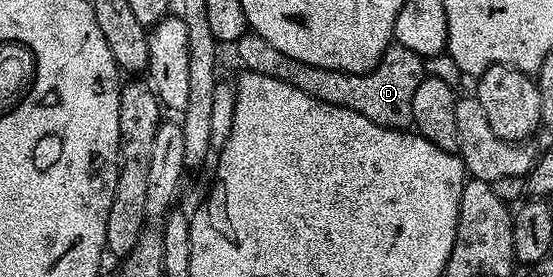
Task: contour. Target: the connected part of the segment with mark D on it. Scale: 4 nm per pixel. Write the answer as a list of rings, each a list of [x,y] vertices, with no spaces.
[[[251,30],[245,32],[241,40],[236,41],[234,51],[240,59],[241,69],[266,74],[266,78],[278,78],[278,82],[286,82],[286,86],[294,86],[294,90],[310,94],[310,98],[354,110],[362,118],[370,118],[370,122],[383,128],[408,130],[413,127],[414,90],[418,90],[426,73],[422,57],[406,46],[395,42],[389,44],[378,66],[368,72],[339,72],[298,62],[298,58],[282,54],[282,50],[270,46],[266,38]]]

